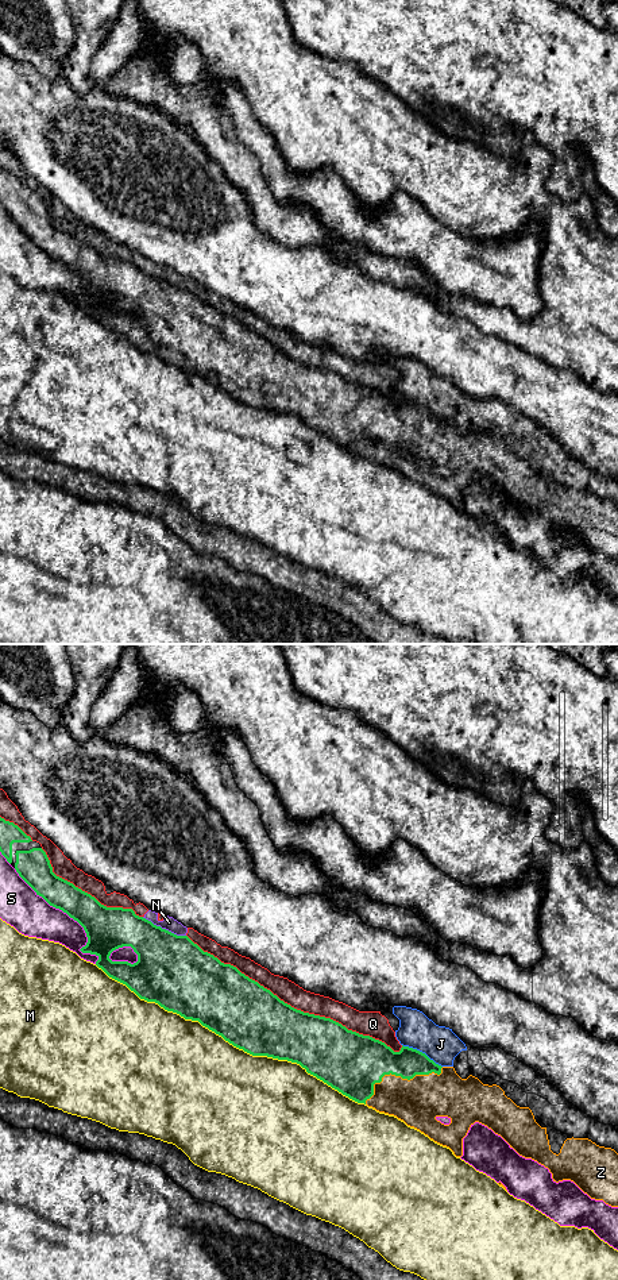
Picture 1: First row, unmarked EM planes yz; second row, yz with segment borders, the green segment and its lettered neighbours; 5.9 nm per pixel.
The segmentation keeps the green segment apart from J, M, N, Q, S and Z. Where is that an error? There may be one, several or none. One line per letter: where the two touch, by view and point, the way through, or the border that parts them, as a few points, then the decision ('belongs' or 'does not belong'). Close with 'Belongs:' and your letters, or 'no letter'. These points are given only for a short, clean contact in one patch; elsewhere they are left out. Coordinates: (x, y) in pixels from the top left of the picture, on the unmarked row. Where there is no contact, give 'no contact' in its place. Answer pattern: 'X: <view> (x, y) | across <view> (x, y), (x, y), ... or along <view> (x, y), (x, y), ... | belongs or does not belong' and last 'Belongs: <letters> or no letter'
J: yz (421, 404) | does not belong
M: yz (230, 394) | does not belong
N: yz (163, 281) | does not belong
Q: yz (293, 359) | does not belong
S: yz (70, 269) | does not belong
Z: yz (400, 427) | belongs
Belongs: Z

